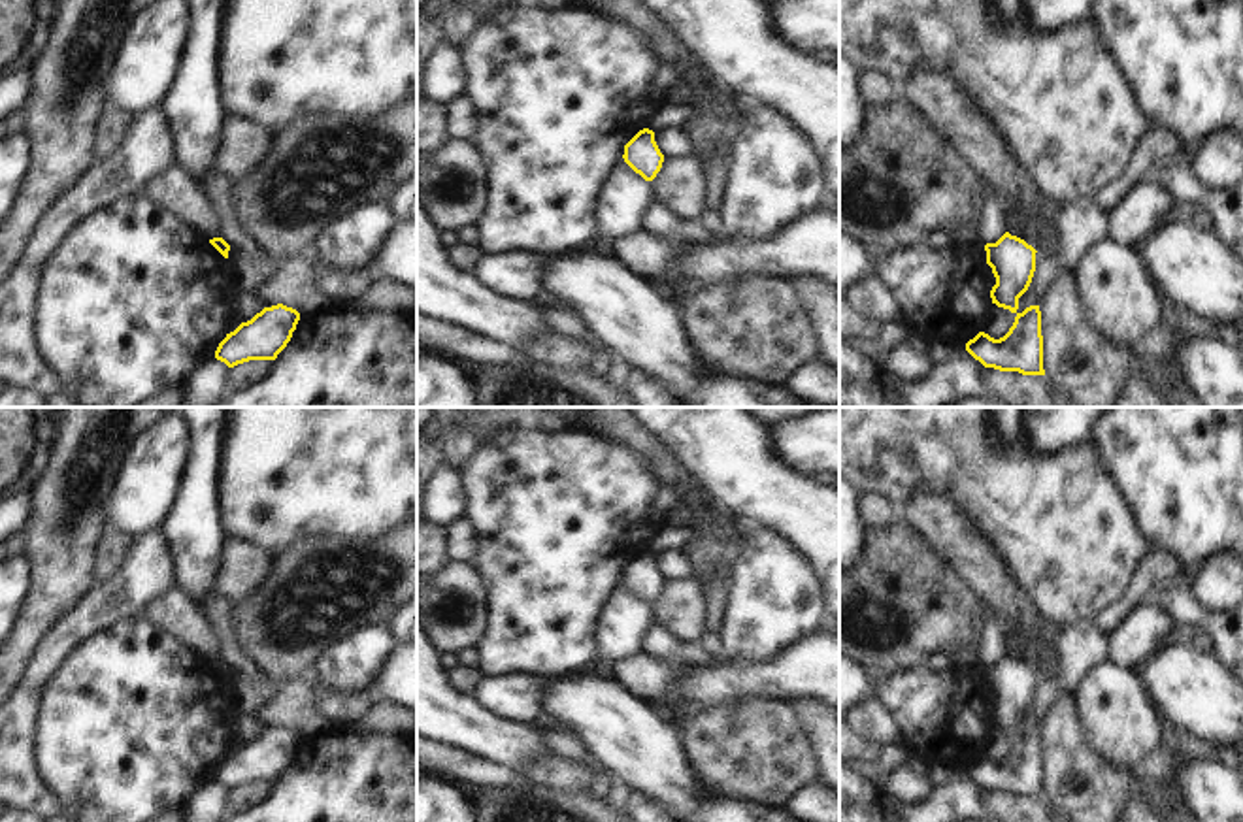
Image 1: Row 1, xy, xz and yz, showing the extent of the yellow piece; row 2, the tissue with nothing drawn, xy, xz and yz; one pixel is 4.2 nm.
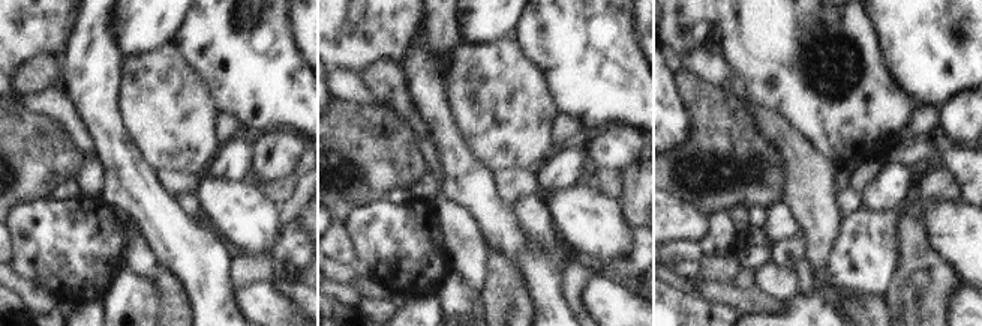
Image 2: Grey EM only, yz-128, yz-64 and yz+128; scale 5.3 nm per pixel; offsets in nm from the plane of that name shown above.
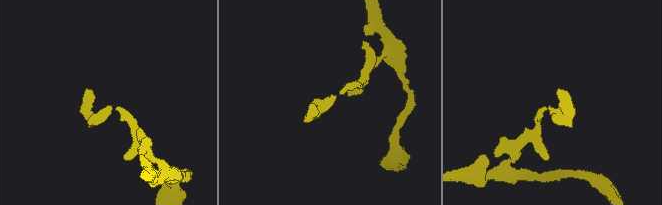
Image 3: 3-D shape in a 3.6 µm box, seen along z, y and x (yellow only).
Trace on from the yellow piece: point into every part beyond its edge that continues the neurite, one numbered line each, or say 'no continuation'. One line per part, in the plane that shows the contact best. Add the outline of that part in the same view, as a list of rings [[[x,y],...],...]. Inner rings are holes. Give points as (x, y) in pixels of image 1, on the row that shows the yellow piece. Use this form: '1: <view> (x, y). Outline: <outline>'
no continuation

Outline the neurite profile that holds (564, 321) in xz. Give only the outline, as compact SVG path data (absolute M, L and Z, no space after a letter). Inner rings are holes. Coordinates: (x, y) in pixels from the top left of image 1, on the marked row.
M536 298L534 305L541 311L545 321L551 324L551 328L556 334L566 336L566 337L575 337L581 341L588 337L588 330L585 322L573 309L556 305L541 298Z

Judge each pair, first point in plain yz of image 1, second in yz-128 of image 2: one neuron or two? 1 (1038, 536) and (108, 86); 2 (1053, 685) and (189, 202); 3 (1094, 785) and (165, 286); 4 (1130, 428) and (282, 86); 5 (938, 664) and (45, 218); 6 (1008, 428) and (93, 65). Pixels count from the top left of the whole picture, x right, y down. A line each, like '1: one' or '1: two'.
1: two
2: two
3: one
4: one
5: two
6: one

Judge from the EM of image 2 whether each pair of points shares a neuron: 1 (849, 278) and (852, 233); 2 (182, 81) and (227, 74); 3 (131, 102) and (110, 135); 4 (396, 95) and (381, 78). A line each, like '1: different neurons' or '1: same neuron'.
1: same neuron
2: different neurons
3: different neurons
4: same neuron

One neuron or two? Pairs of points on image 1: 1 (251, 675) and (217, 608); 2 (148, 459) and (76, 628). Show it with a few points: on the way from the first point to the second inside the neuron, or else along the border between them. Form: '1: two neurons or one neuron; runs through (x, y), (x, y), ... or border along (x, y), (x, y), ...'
1: one neuron; runs through (236, 658), (219, 624)
2: two neurons; border along (159, 525), (134, 536)

